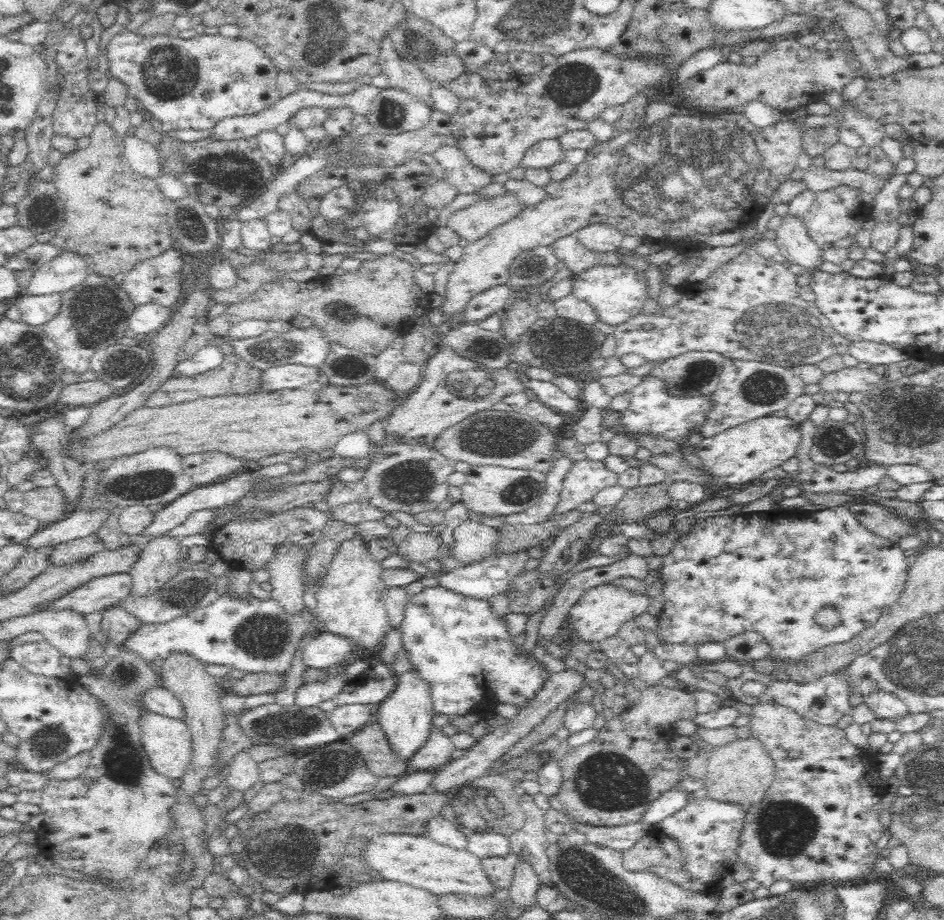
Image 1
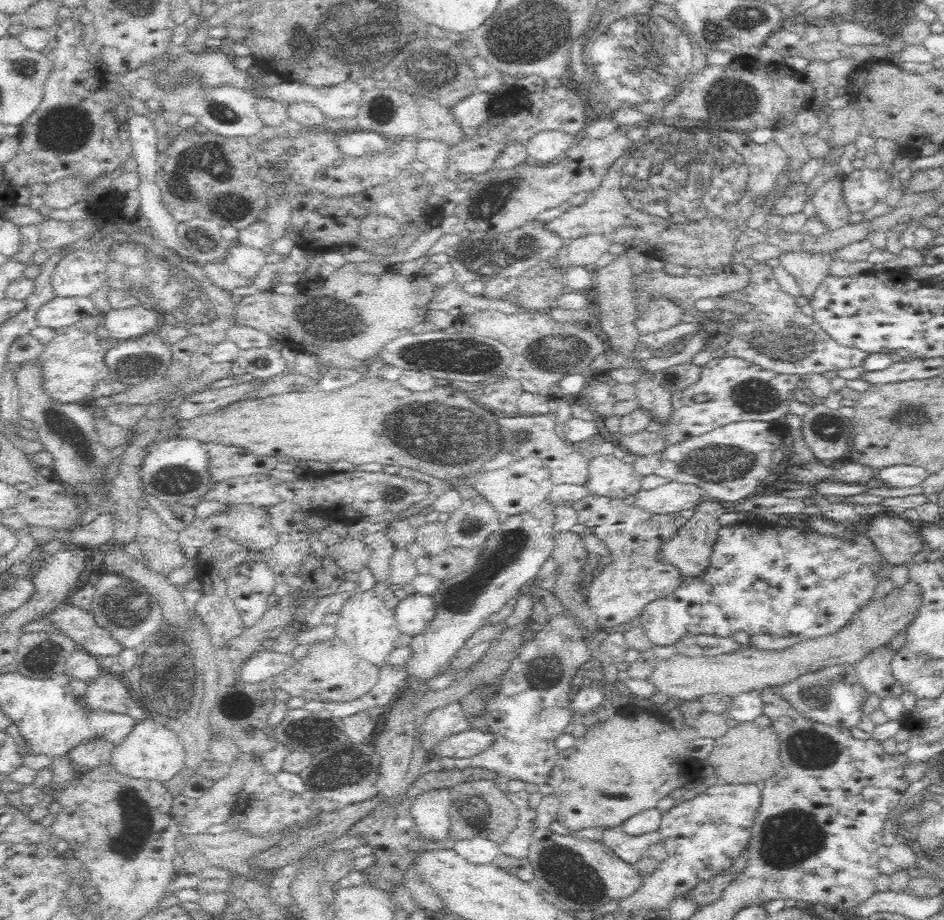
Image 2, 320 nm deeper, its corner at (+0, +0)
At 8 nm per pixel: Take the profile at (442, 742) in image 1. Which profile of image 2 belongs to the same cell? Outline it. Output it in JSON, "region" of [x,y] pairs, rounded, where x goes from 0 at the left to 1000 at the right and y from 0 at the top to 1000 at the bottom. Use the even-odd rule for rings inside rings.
{"region":[[[480,763],[454,774],[446,789],[446,809],[456,818],[468,803],[498,791],[487,763]]]}

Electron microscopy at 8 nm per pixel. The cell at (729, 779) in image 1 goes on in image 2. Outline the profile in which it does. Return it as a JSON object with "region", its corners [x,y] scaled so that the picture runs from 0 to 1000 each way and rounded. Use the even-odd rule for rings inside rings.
{"region":[[[799,784],[782,785],[773,790],[768,800],[758,804],[755,814],[749,822],[748,829],[753,832],[764,849],[773,852],[806,851],[820,843],[826,830],[826,804],[818,790],[807,790]]]}

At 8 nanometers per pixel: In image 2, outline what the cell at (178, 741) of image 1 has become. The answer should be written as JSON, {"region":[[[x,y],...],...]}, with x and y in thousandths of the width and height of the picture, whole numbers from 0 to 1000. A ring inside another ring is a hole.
{"region":[[[150,785],[150,796],[148,796],[148,787],[144,787],[140,792],[140,798],[136,798],[135,802],[122,811],[115,824],[115,830],[129,843],[173,851],[180,848],[186,839],[191,839],[195,824],[195,813],[192,804],[186,802],[186,798],[167,785]]]}

